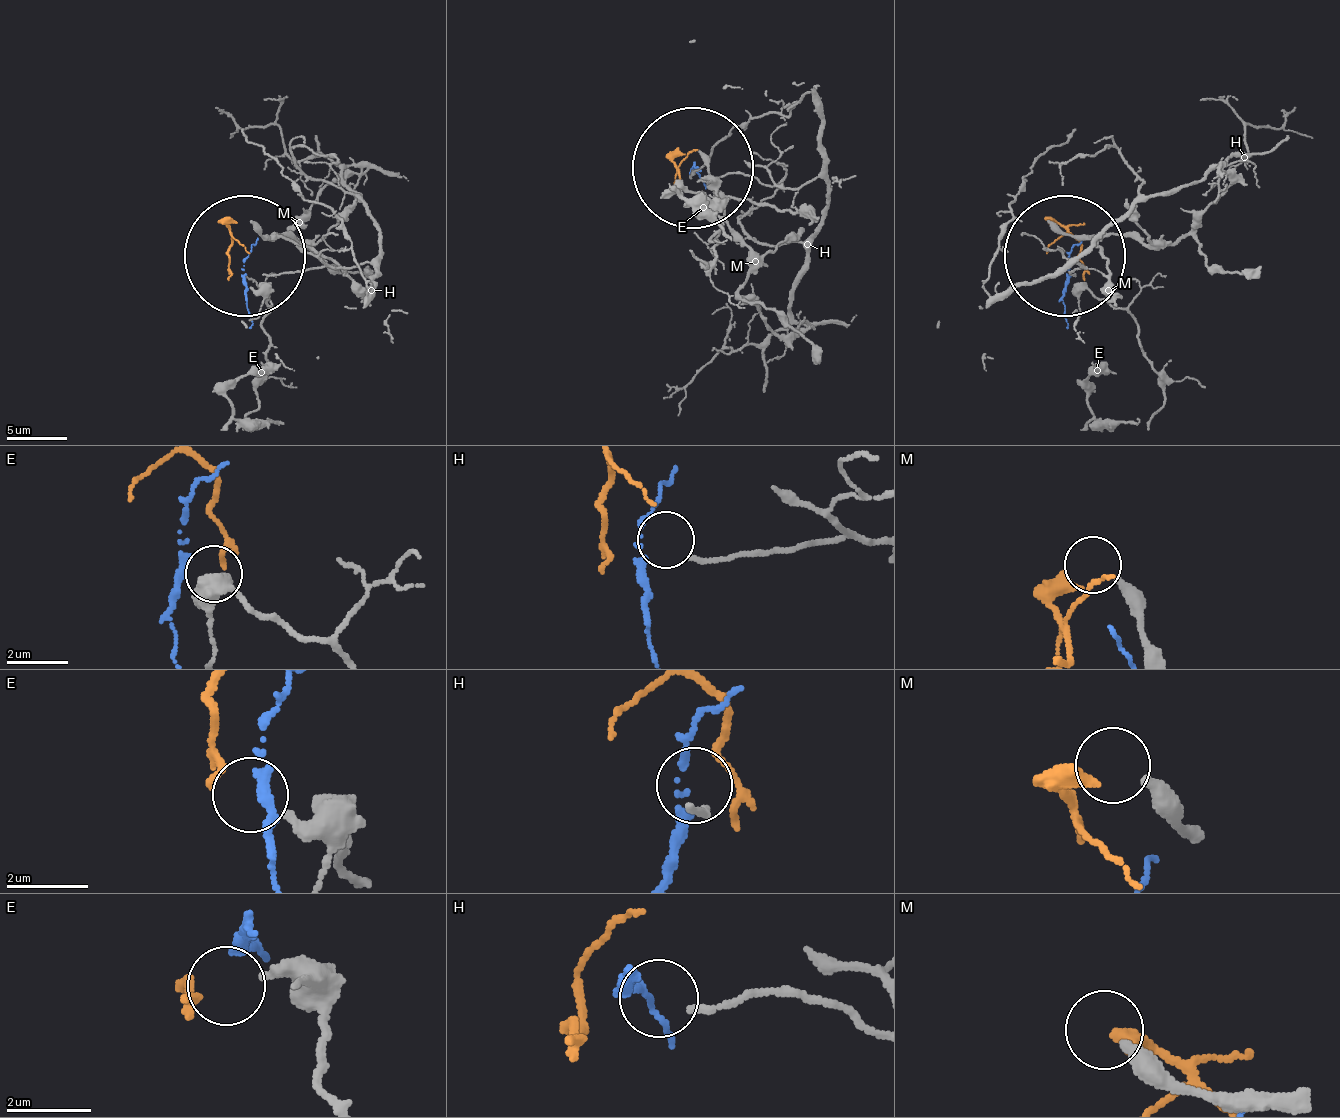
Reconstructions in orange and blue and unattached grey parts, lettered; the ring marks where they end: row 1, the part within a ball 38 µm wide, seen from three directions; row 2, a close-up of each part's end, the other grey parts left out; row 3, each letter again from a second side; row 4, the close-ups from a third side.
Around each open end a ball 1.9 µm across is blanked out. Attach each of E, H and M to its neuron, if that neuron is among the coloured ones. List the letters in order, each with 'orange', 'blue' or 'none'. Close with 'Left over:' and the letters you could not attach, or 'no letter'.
E: orange
H: blue
M: none
Left over: M

